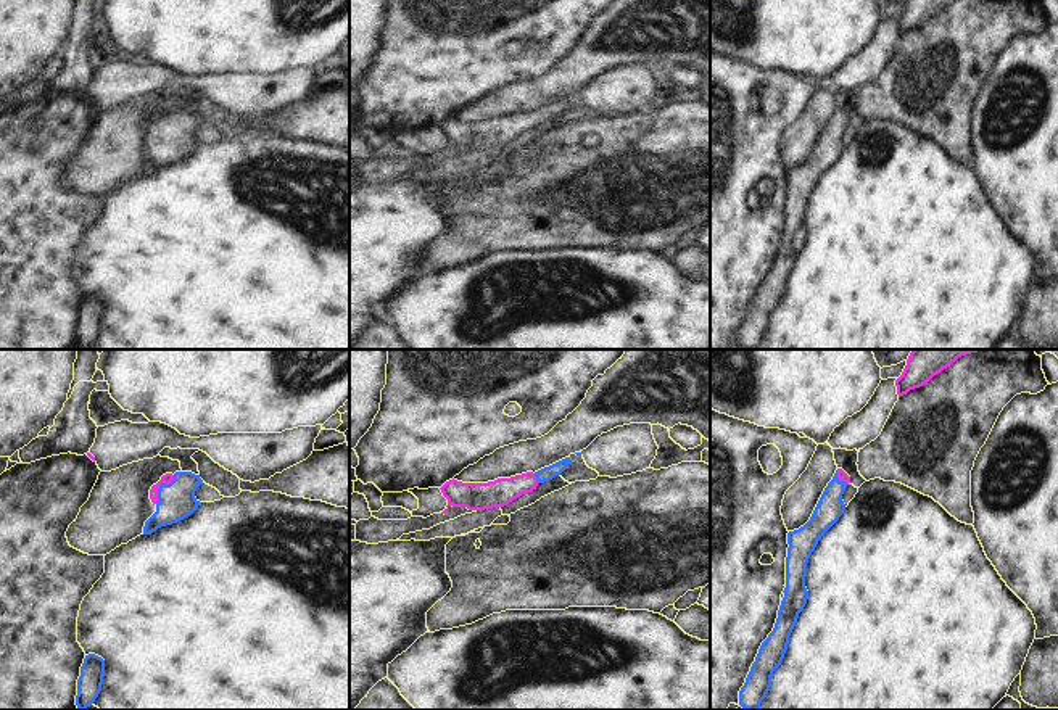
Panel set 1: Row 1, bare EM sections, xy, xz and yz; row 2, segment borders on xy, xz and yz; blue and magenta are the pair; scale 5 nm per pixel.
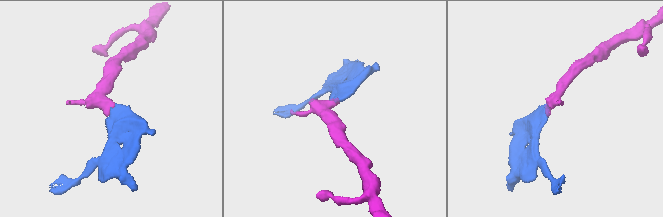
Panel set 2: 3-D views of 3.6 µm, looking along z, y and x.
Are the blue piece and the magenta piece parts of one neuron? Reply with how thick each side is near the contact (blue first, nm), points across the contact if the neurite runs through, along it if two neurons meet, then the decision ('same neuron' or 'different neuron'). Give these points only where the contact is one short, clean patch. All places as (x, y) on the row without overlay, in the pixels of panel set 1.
190/50 nm | across xy (176, 140), (160, 126), (166, 118) | same neuron

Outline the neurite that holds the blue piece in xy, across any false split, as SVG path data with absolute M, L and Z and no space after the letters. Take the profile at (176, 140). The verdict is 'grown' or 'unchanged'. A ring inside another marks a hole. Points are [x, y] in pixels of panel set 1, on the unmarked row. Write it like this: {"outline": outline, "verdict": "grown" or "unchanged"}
{"outline": "M192 111L163 114L150 129L150 138L156 145L156 151L145 161L143 174L177 163L193 153L201 143L195 137L200 124L203 124L203 119Z", "verdict": "grown"}

